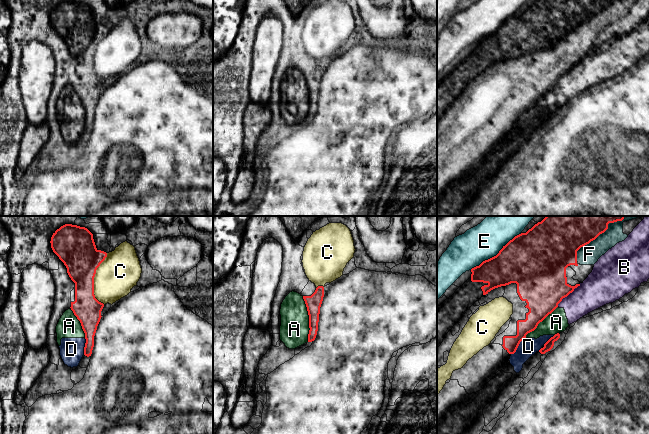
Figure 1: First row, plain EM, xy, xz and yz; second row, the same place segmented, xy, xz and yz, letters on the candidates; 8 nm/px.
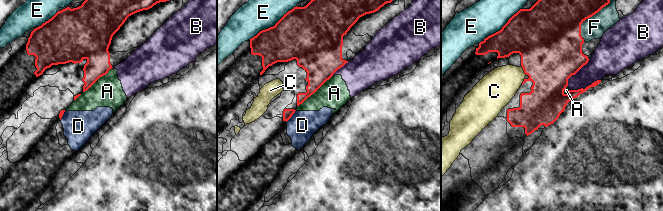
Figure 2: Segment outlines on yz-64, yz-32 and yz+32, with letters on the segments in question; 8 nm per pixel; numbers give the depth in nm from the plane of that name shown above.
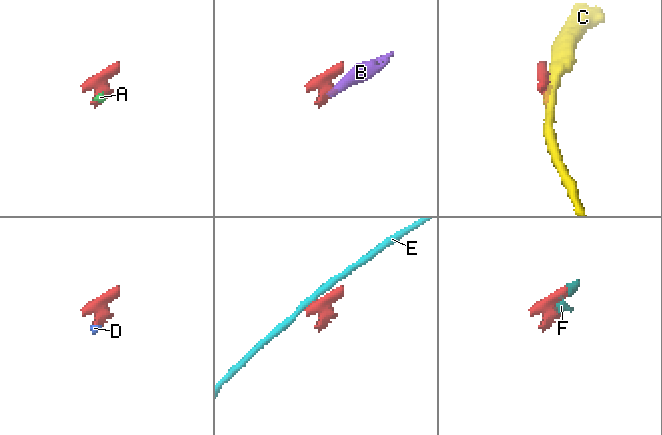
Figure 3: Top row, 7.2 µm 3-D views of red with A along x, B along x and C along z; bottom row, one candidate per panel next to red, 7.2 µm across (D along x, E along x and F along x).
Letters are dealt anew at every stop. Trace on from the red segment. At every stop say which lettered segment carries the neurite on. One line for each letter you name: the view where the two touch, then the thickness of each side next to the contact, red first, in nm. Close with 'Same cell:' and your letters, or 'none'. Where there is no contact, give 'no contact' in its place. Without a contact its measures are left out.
F: meets red in yz; 480 nm thick on the red side, 160 nm on the other
Same cell: F

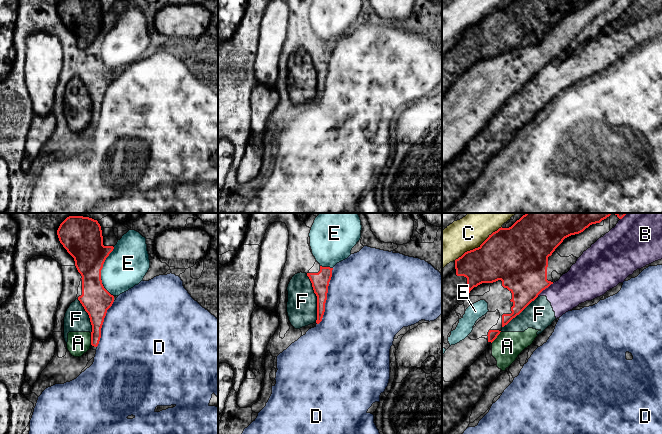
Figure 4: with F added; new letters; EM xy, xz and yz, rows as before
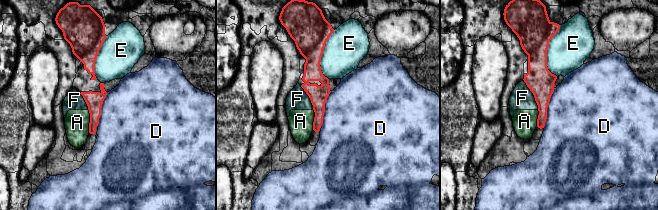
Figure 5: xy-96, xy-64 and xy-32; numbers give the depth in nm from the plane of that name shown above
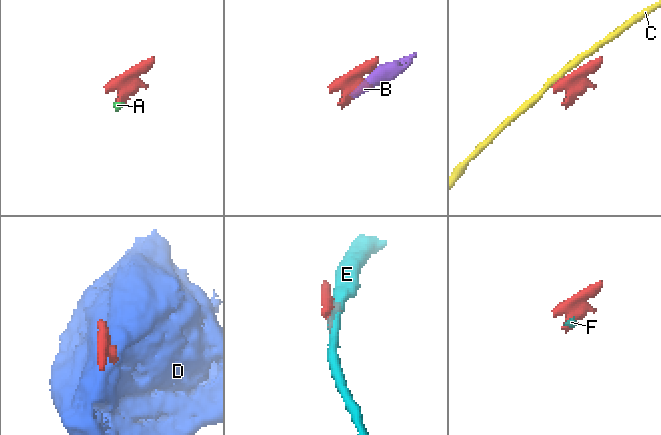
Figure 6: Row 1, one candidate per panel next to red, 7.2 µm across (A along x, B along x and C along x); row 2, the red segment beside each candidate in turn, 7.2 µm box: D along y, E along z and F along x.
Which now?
Same cell: none

